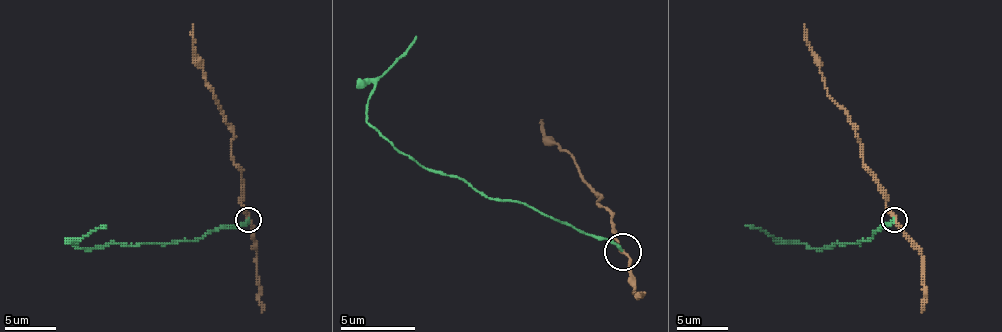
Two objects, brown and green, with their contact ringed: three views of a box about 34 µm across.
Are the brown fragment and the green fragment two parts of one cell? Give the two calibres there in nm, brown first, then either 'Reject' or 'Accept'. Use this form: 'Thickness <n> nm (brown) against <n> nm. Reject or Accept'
Thickness 240 nm (brown) against 180 nm. Reject

